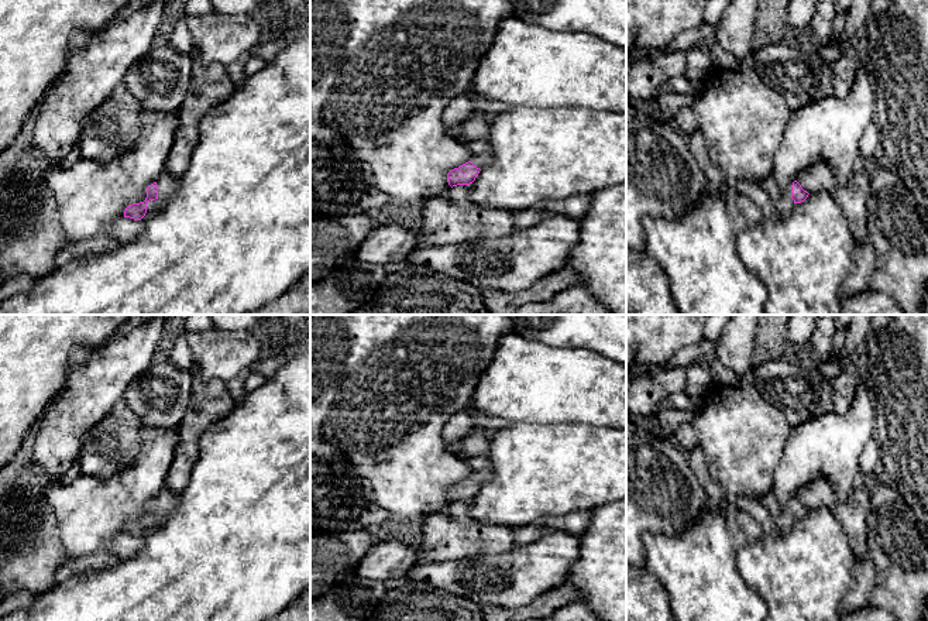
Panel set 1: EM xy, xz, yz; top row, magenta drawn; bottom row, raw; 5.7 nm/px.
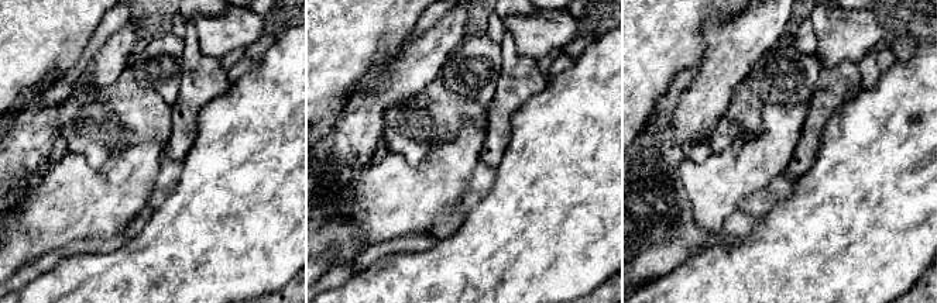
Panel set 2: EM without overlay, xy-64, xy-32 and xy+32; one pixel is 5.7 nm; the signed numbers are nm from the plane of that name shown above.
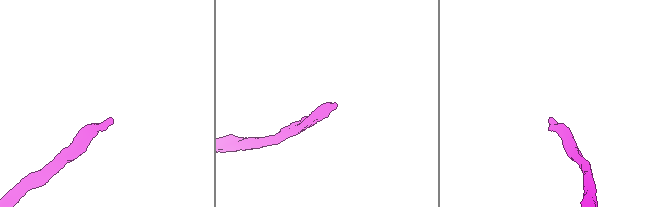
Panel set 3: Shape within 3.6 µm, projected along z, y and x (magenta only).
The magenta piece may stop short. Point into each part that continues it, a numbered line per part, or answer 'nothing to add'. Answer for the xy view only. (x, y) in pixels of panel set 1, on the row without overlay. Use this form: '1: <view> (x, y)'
1: xy (168, 500)

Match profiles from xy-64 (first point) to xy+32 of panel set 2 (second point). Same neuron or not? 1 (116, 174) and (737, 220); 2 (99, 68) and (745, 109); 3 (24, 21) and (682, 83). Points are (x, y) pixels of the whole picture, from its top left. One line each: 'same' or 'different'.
1: different
2: different
3: different

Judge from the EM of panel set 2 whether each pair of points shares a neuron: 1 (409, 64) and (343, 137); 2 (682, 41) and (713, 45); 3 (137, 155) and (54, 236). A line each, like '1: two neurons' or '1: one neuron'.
1: one neuron
2: two neurons
3: one neuron

